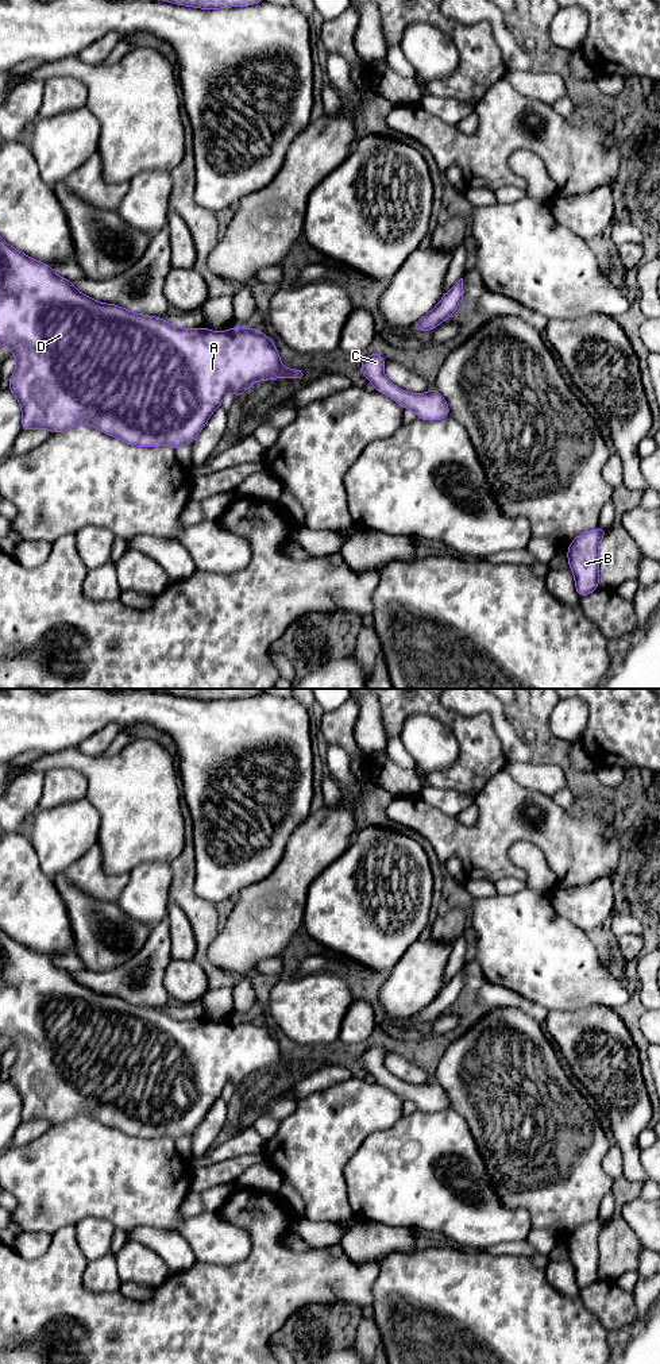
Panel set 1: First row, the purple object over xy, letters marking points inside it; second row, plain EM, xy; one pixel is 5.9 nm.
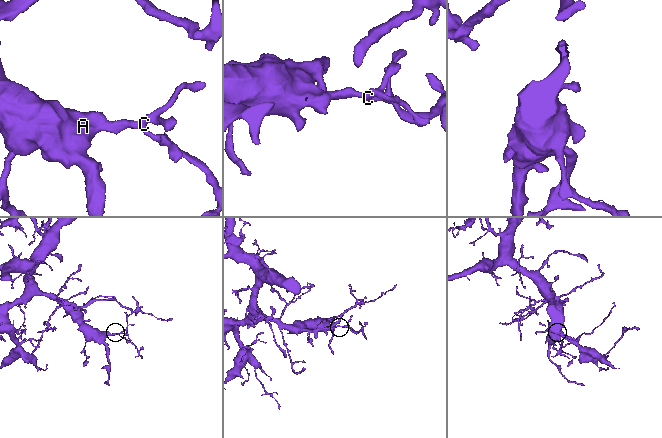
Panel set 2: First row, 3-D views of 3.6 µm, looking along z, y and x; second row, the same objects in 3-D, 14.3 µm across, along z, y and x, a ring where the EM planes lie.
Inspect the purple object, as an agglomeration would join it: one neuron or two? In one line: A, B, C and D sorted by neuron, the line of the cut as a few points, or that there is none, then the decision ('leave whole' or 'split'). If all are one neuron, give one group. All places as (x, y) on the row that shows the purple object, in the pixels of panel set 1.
A B C D; no cut; leave whole

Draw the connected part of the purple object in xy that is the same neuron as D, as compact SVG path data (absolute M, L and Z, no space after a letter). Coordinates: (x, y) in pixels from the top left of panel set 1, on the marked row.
M0 238L0 344L12 350L18 359L16 369L9 377L9 390L22 405L22 431L32 428L49 428L51 434L66 431L72 427L86 424L99 428L131 446L158 447L169 444L178 448L192 444L198 432L204 428L213 411L223 402L224 396L232 392L236 398L243 394L254 382L274 378L301 378L304 374L297 369L285 369L281 363L278 350L273 340L259 330L233 327L229 331L216 332L207 328L177 328L161 317L136 315L119 305L100 304L78 292L73 282L57 276L50 265L38 262L26 254L11 247Z

